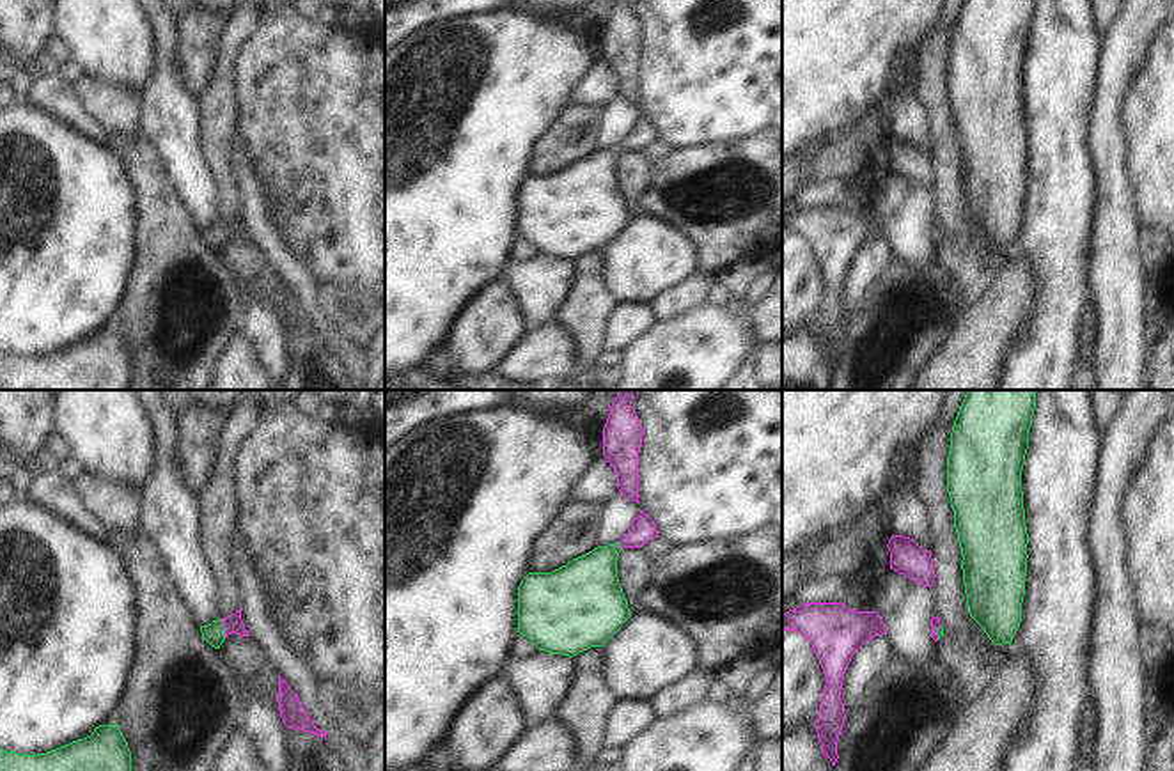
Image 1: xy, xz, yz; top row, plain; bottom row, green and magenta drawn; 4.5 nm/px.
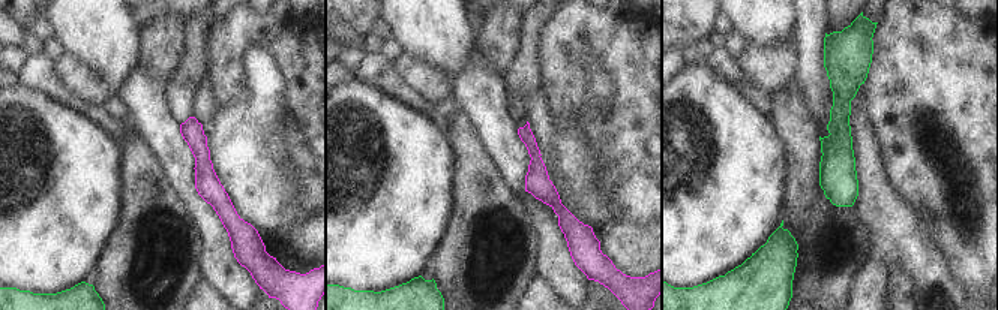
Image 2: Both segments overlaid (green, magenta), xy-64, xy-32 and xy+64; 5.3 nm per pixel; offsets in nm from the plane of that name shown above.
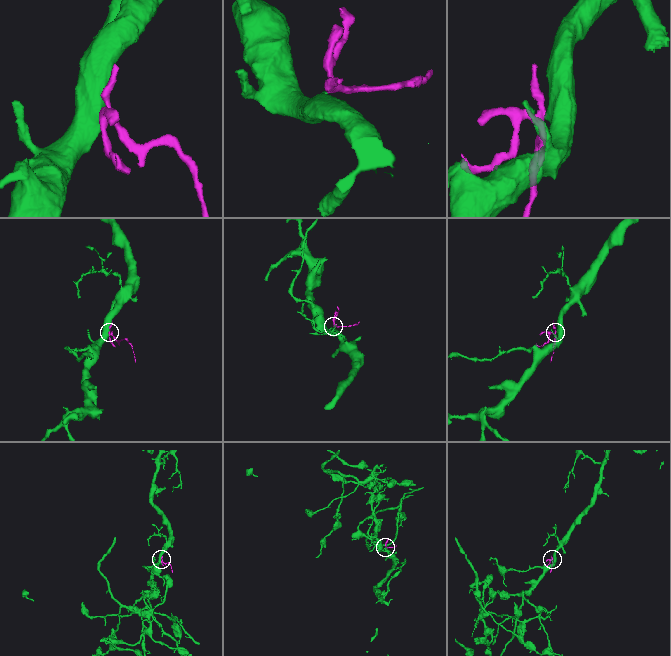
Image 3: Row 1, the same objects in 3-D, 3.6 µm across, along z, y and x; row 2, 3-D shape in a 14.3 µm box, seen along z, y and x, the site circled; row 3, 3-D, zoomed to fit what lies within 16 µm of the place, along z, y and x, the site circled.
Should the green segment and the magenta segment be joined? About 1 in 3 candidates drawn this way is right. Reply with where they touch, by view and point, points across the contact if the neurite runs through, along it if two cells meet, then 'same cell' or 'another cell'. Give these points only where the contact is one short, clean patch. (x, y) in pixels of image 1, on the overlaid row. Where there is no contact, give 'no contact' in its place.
xy (224, 628) | across xy (213, 633), (224, 628), (233, 623) | same cell

